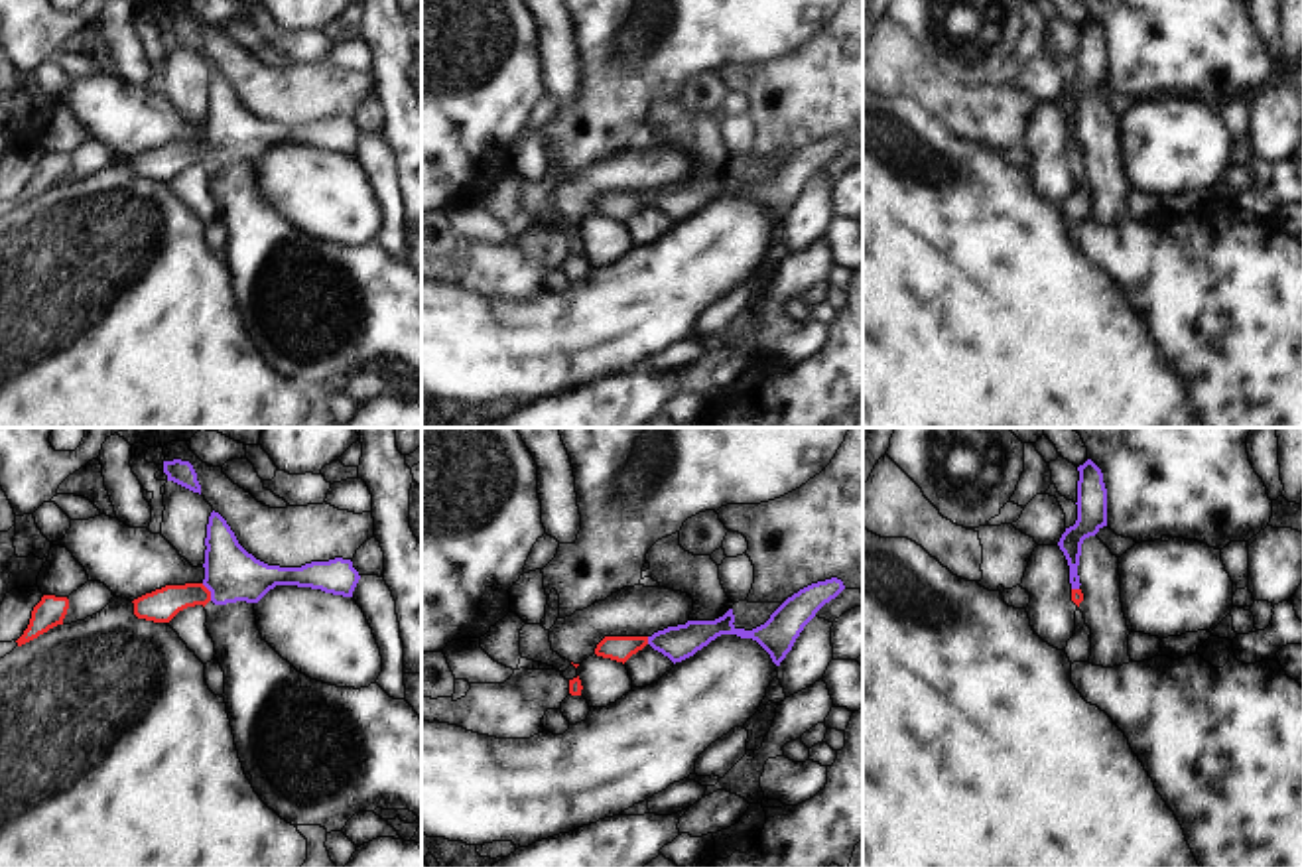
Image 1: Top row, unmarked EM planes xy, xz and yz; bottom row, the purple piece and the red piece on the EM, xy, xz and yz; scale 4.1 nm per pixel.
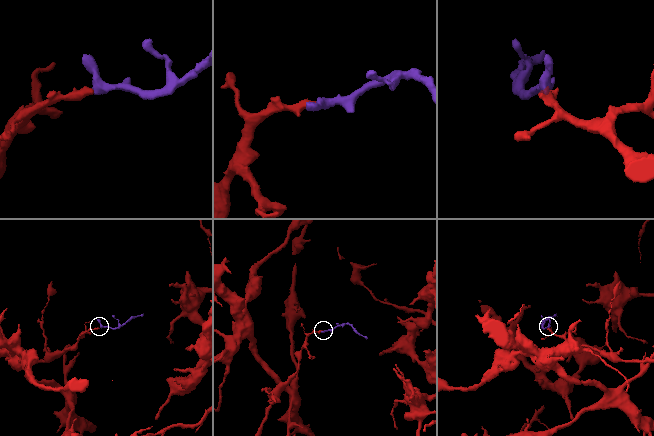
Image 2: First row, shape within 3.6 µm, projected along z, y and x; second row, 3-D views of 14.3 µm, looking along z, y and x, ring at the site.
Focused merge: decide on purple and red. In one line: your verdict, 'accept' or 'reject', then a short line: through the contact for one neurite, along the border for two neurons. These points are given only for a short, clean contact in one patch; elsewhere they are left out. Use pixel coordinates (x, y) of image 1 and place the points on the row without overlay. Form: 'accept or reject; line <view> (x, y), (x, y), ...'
accept; line xy (231, 133), (209, 148), (174, 156), (160, 164)

